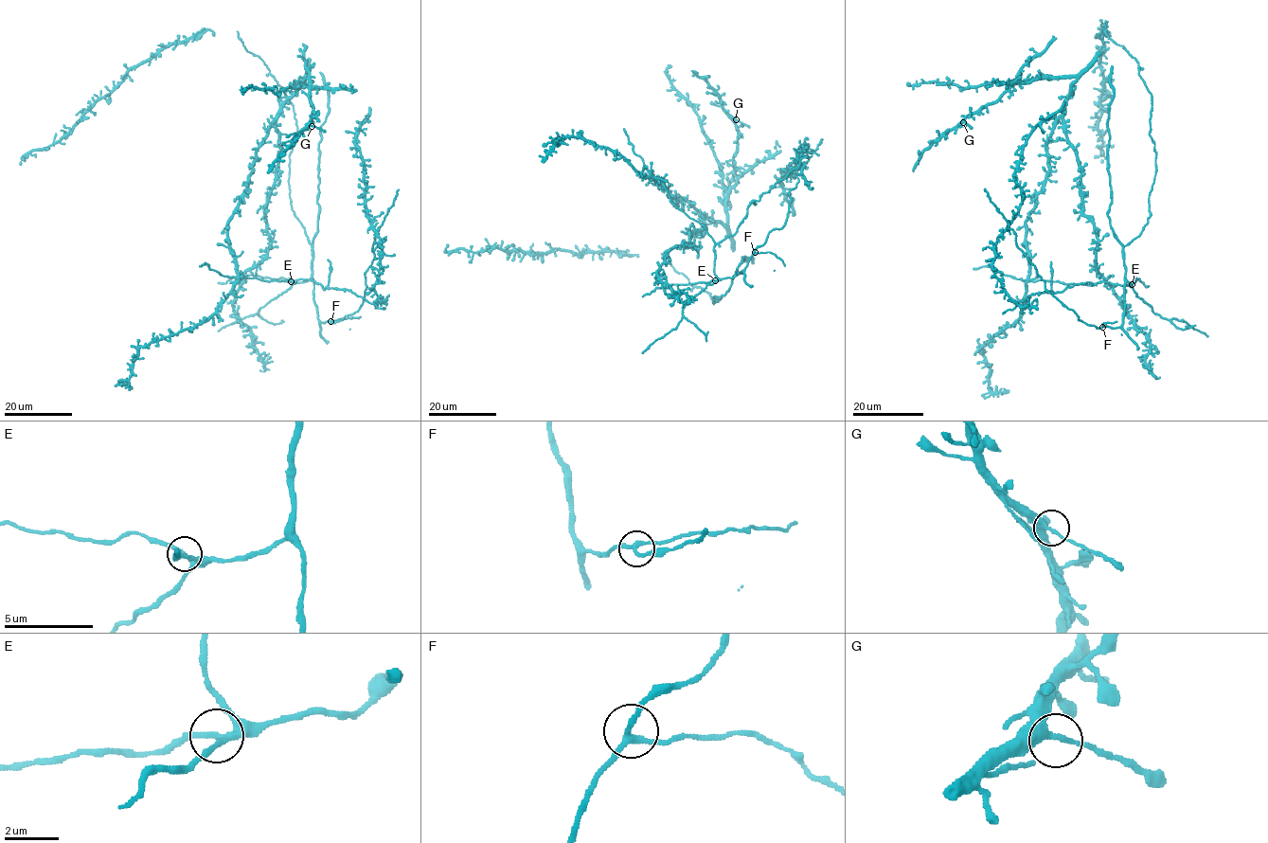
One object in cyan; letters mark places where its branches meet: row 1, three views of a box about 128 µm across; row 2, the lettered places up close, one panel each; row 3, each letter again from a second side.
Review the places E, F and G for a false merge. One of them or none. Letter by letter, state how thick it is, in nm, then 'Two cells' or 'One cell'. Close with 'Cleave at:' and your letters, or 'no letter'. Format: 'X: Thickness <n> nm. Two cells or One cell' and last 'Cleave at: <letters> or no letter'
E: Thickness 200 nm. One cell
F: Thickness 200 nm. One cell
G: Thickness 280 nm. One cell
Cleave at: no letter

